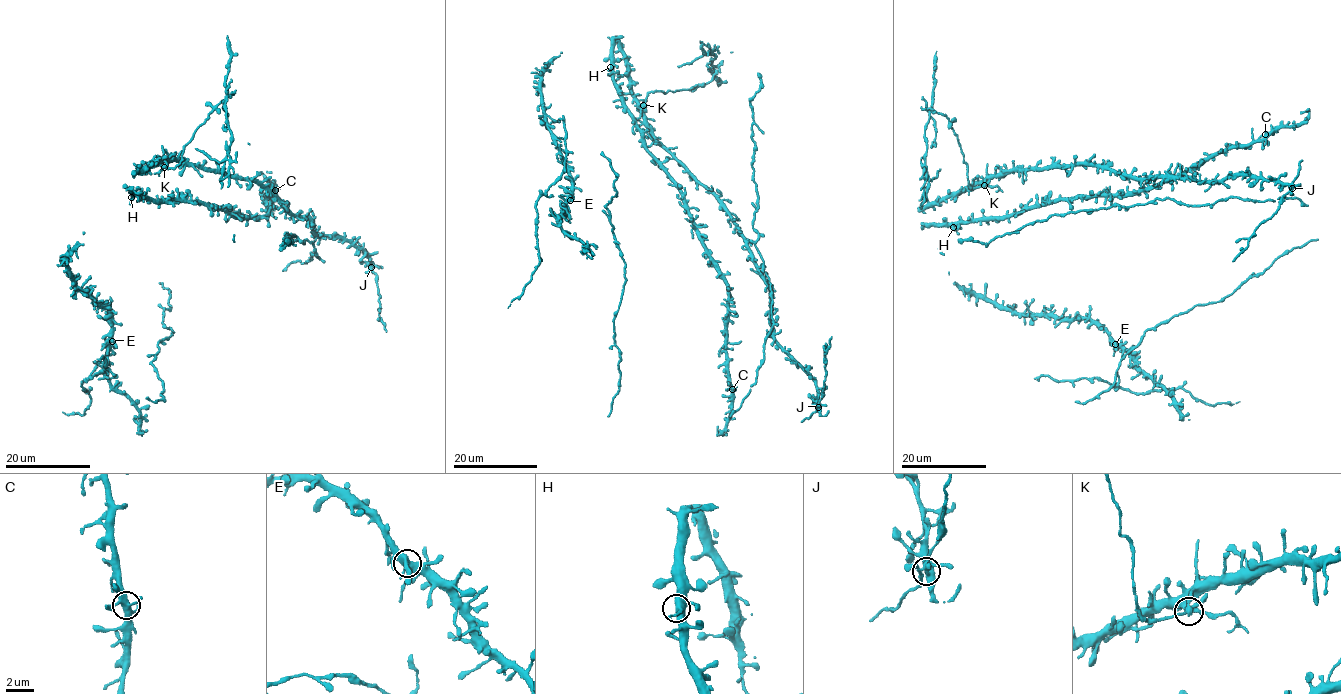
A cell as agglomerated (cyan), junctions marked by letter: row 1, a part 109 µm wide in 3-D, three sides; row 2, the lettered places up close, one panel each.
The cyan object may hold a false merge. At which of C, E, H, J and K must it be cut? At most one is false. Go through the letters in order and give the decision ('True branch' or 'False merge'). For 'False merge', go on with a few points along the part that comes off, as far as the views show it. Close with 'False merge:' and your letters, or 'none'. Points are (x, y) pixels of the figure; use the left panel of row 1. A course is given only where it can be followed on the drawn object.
C: True branch
E: True branch
H: True branch
J: True branch
K: False merge
False merge: K

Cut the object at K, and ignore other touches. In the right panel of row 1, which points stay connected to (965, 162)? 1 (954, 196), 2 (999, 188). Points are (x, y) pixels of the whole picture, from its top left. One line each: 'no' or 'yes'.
1: no
2: yes

